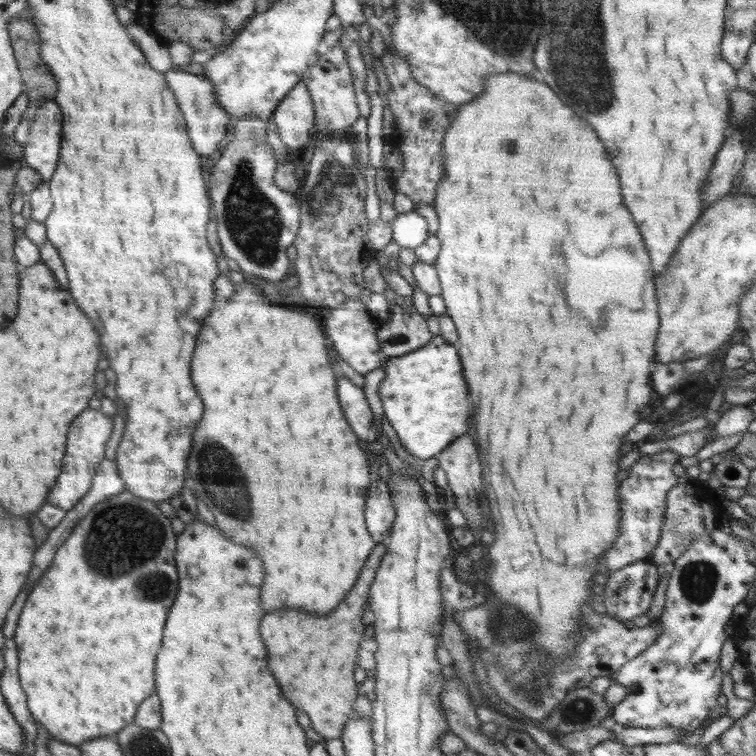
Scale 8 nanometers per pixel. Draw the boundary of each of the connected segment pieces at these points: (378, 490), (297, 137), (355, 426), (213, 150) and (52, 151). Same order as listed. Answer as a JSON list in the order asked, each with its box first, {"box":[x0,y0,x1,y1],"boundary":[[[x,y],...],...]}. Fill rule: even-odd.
[{"box":[366,479,395,544],"boundary":[[[379,479],[368,486],[366,526],[376,544],[386,542],[395,519],[389,486]]]},{"box":[271,80,314,149],"boundary":[[[304,80],[280,101],[271,121],[288,149],[302,149],[308,143],[310,129],[314,127],[314,107]]]},{"box":[336,372,377,445],"boundary":[[[338,372],[337,376],[338,388],[336,390],[338,390],[342,412],[348,424],[352,426],[352,430],[356,432],[356,436],[362,438],[364,444],[371,445],[377,440],[377,435],[376,429],[372,427],[373,414],[364,396],[364,391]]]},{"box":[163,69,233,158],"boundary":[[[169,69],[163,75],[168,87],[176,96],[176,101],[186,122],[188,136],[192,140],[192,146],[196,148],[196,152],[201,158],[216,157],[220,141],[225,138],[227,132],[226,127],[233,119],[216,103],[216,93],[214,93],[214,85],[211,80],[202,74],[191,74],[188,71],[178,71],[178,69]]]},{"box":[21,101,62,182],"boundary":[[[48,101],[36,112],[28,140],[22,146],[21,159],[26,166],[41,174],[43,181],[48,182],[58,170],[62,140],[62,109],[54,101]]]}]

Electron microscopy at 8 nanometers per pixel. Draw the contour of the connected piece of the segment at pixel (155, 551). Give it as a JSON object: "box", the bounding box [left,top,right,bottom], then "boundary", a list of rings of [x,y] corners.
{"box":[14,490,178,746],"boundary":[[[125,490],[120,494],[115,494],[99,502],[84,516],[82,520],[72,529],[69,537],[60,546],[56,556],[54,556],[54,566],[46,569],[34,590],[30,592],[26,606],[22,608],[18,628],[14,634],[14,642],[18,646],[18,676],[20,684],[28,696],[28,710],[32,718],[49,732],[51,738],[79,746],[83,742],[117,734],[126,724],[134,720],[136,708],[142,700],[146,700],[154,692],[154,660],[158,654],[158,648],[162,644],[162,632],[164,624],[170,612],[170,606],[174,604],[176,592],[178,592],[178,572],[175,564],[175,550],[177,547],[176,534],[172,532],[170,520],[158,510],[158,505],[150,500],[136,498],[136,495]]]}

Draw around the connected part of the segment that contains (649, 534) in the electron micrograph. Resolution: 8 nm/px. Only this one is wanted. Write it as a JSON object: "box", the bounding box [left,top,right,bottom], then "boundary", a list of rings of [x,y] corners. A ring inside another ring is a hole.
{"box":[598,450,679,570],"boundary":[[[663,450],[640,457],[628,469],[628,477],[619,483],[618,487],[618,504],[621,510],[620,534],[609,550],[599,558],[598,568],[604,566],[606,570],[620,570],[637,560],[650,558],[658,544],[665,521],[668,491],[678,485],[679,476],[674,474],[672,466],[678,462],[679,457],[677,452]]]}

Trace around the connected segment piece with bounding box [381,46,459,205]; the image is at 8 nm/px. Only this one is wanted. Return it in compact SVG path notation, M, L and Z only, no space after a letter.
M392 46L383 54L381 62L384 74L390 82L390 91L385 96L396 123L396 134L400 136L396 140L397 148L404 157L404 170L395 180L393 190L408 195L415 204L433 205L436 187L443 177L444 159L440 145L459 106L438 100L428 92L428 88L416 84L417 80L413 78L409 60Z

